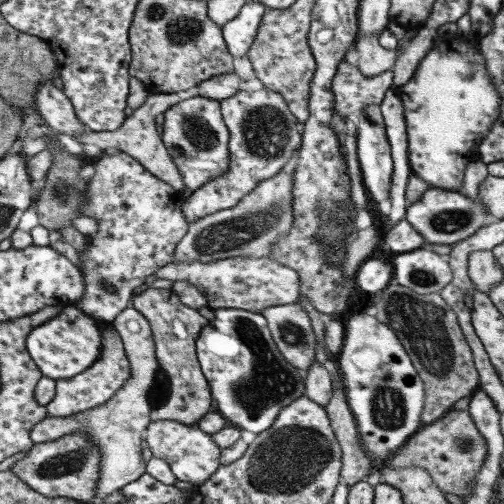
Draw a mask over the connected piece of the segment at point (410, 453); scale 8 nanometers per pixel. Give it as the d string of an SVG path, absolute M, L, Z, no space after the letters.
M449 409L441 418L421 426L389 459L391 467L417 467L431 478L441 493L467 497L470 484L487 457L487 444L481 438L467 411Z

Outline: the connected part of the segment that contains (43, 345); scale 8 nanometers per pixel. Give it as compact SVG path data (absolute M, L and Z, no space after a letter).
M73 304L62 305L61 310L52 319L29 331L25 339L25 348L41 376L54 381L71 378L98 359L102 328L107 325L112 326L112 323L91 318Z

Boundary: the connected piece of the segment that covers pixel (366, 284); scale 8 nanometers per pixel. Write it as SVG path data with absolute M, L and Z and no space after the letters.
M377 258L365 259L355 271L353 284L364 293L383 290L392 278L392 267Z

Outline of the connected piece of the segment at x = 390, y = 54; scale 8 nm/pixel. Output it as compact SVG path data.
M358 36L354 48L358 58L356 67L364 77L372 77L391 70L394 65L395 50L387 50L378 43L378 36Z

